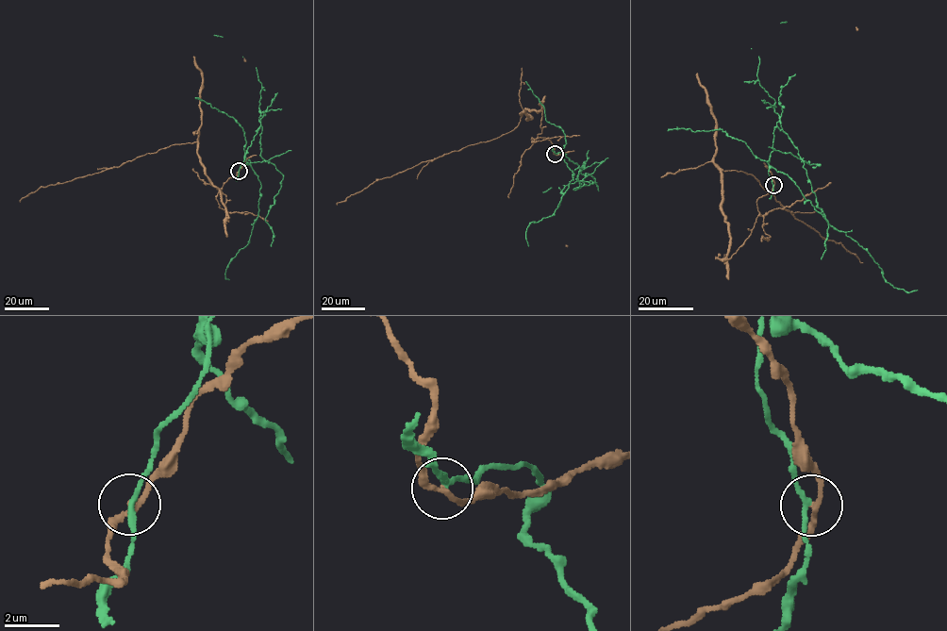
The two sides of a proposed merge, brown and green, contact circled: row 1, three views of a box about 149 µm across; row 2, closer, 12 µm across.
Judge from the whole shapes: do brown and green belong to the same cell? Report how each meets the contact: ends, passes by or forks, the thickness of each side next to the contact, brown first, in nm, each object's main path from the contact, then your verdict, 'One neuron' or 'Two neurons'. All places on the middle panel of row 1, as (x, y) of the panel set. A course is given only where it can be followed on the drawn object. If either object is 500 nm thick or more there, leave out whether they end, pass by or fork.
At the ring brown passes by. At the ring green passes by. Thickness 190 nm (brown) against 180 nm. Course of brown: (555, 154), (538, 136), (541, 105), (495, 139), (376, 179), (337, 205). Course of green: (555, 154), (561, 152), (576, 163), (581, 171), (577, 179), (595, 182), (573, 190), (580, 185), (576, 178). Two neurons

